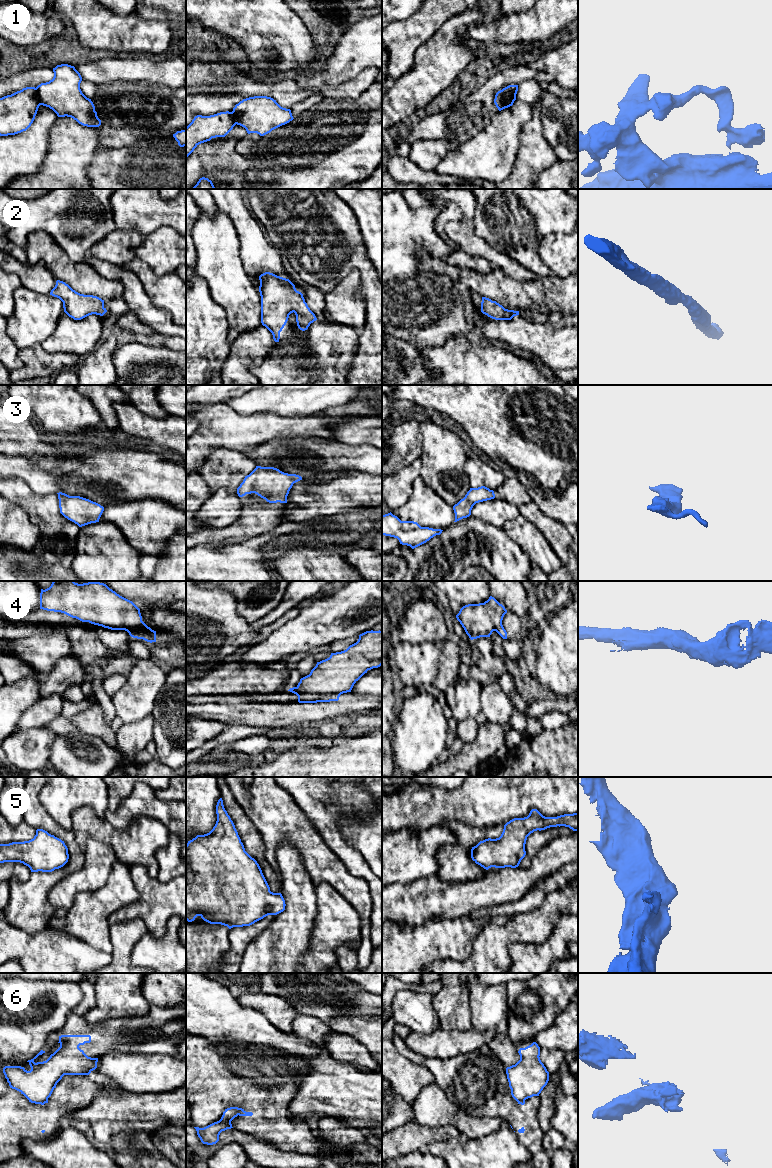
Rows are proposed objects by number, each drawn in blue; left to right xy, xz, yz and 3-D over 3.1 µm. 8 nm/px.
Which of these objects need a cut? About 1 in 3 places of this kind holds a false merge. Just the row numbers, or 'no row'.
1, 6

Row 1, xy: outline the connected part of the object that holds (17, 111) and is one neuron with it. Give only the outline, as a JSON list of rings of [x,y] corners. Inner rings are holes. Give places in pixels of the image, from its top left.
[[[26,87],[0,98],[0,136],[26,131],[40,106],[35,87]]]

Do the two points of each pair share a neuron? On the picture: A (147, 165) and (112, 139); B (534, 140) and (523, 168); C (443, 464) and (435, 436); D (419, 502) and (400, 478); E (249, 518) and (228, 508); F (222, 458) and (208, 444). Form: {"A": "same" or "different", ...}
{"A": "different", "B": "same", "C": "same", "D": "different", "E": "different", "F": "different"}

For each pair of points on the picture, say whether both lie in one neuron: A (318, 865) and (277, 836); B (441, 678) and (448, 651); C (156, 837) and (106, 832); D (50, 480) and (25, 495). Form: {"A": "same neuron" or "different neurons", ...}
{"A": "same neuron", "B": "same neuron", "C": "same neuron", "D": "different neurons"}

